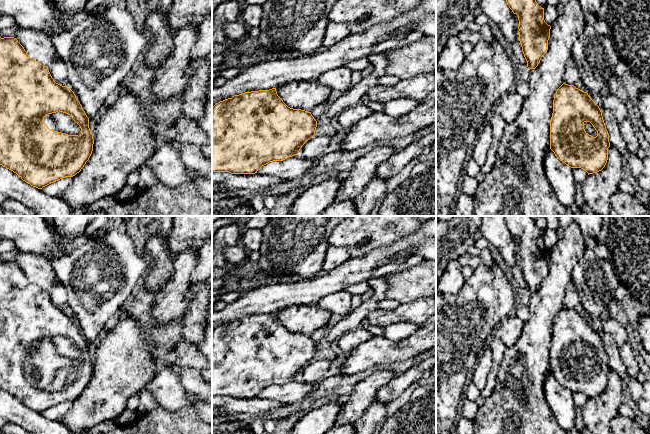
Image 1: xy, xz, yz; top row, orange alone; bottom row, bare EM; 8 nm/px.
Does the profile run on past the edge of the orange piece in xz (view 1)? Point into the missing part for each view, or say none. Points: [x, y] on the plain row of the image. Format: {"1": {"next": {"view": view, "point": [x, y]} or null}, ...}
{"1": {"next": null}}

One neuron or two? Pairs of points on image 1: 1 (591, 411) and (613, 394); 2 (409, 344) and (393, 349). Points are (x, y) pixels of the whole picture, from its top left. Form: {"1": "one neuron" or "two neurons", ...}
{"1": "one neuron", "2": "one neuron"}

